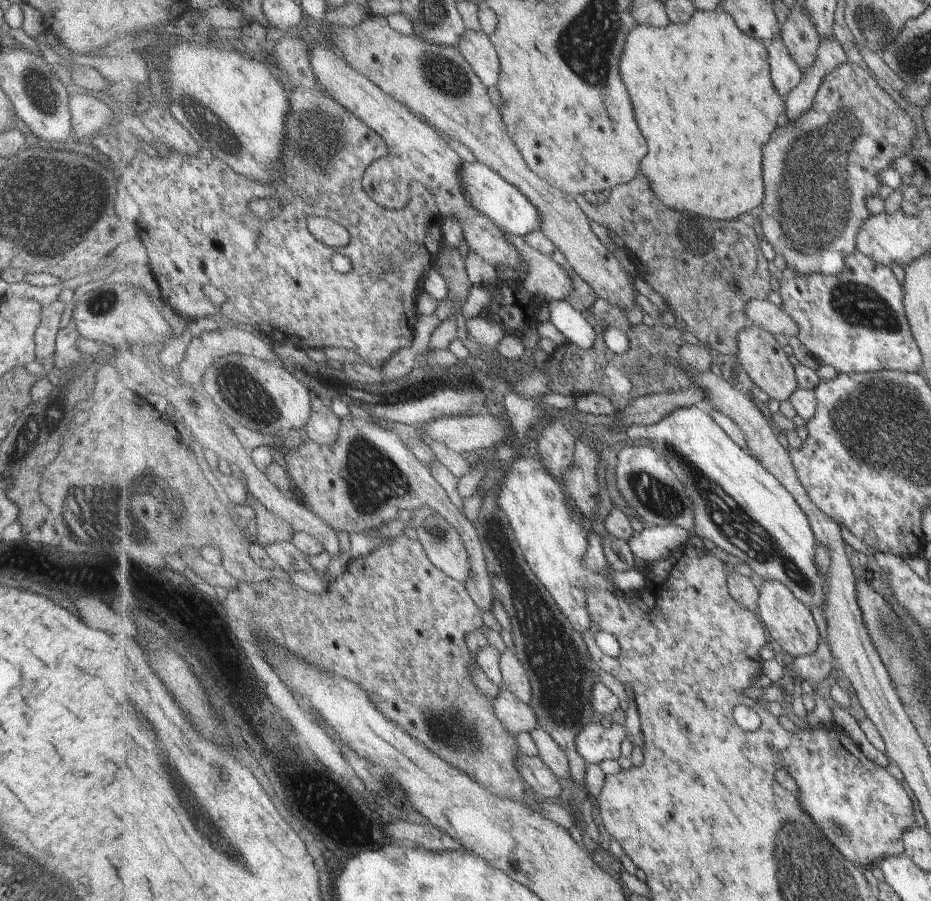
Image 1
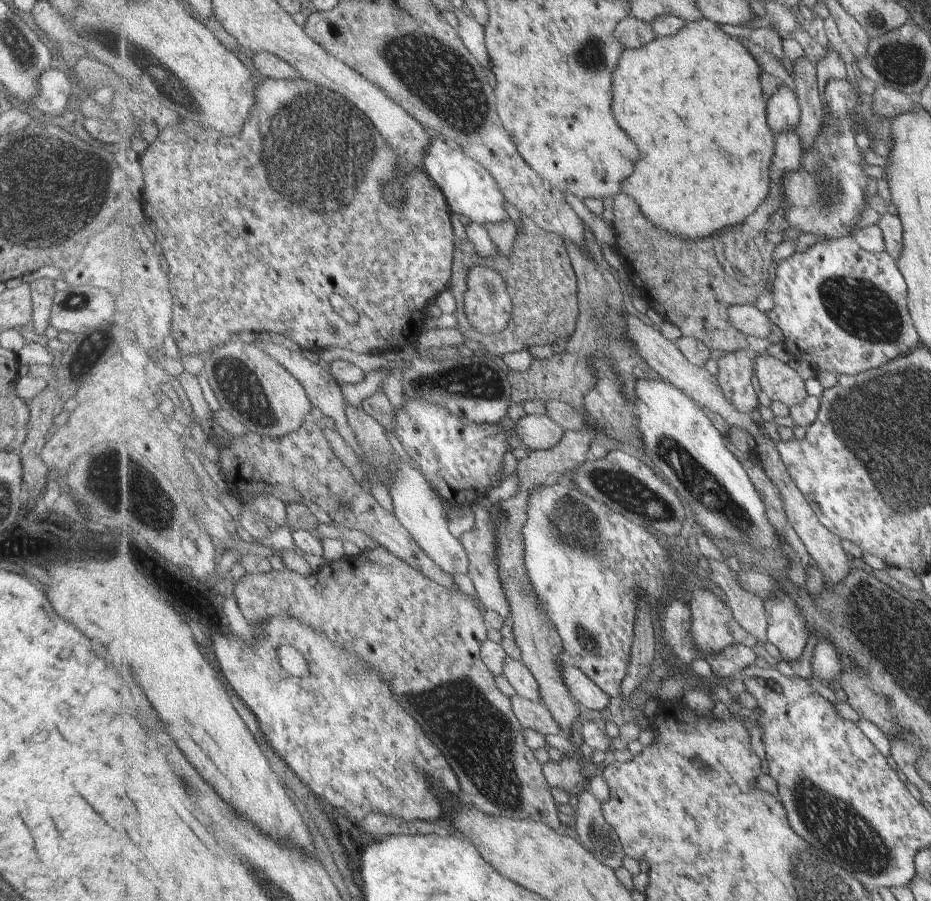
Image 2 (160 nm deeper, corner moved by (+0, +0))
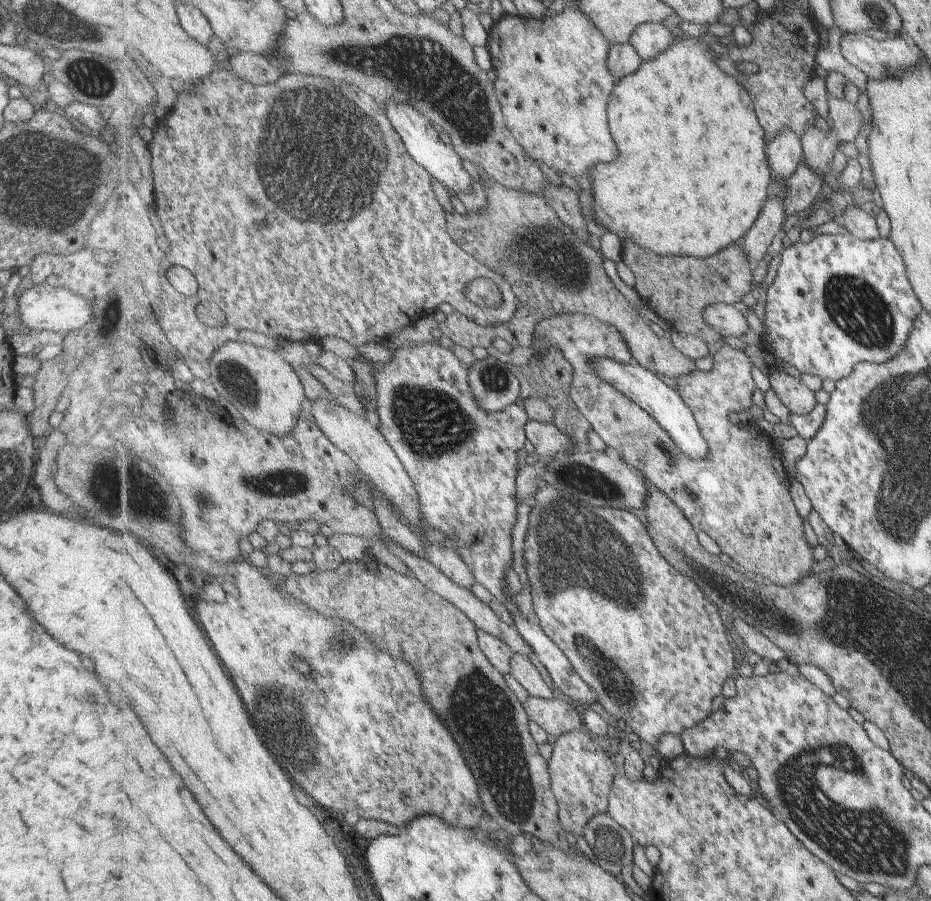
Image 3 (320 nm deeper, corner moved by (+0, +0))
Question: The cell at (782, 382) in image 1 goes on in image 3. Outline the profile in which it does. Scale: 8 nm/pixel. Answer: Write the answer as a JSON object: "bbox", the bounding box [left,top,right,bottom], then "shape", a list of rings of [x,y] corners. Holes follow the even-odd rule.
{"bbox":[768,370,814,414],"shape":[[[783,370],[773,371],[768,376],[771,388],[779,395],[790,413],[807,414],[814,406],[813,391],[804,383],[791,377]]]}

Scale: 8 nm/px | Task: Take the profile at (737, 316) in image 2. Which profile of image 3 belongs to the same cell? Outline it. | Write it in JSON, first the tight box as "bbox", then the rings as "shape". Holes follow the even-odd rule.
{"bbox":[704,303,749,336],"shape":[[[713,303],[704,310],[705,322],[712,326],[720,335],[736,336],[745,334],[749,324],[745,316],[735,306],[727,303]]]}

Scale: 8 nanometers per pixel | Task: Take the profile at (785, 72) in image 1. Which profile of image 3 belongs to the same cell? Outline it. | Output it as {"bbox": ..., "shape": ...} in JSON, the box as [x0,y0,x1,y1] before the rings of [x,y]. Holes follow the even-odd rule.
{"bbox":[767,131,802,181],"shape":[[[791,131],[780,133],[773,142],[769,143],[767,154],[774,180],[786,181],[802,160],[799,135]]]}

